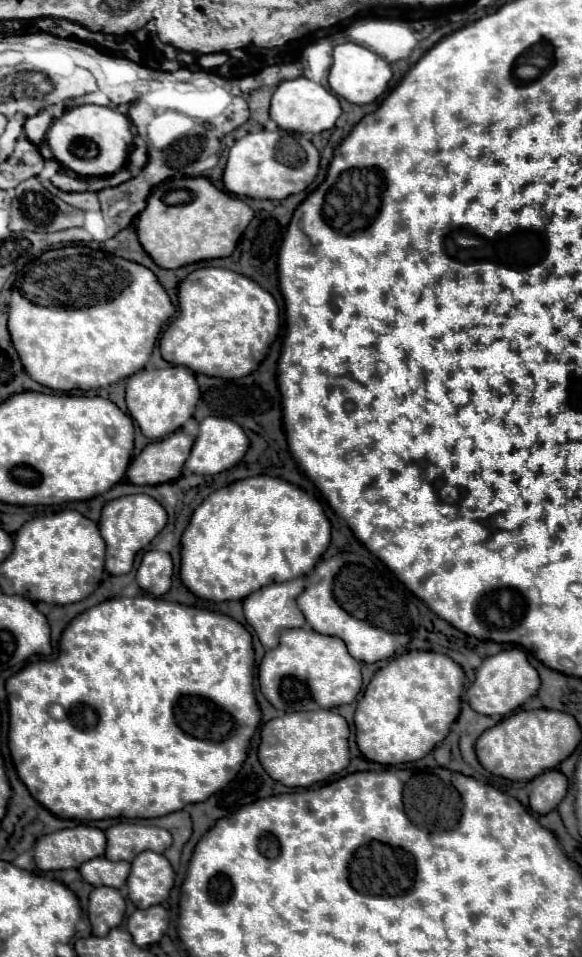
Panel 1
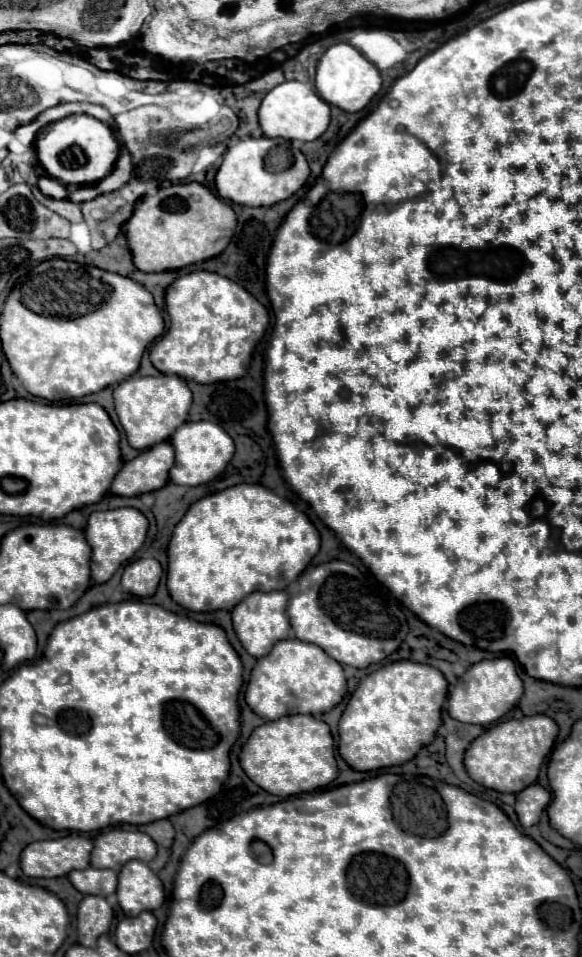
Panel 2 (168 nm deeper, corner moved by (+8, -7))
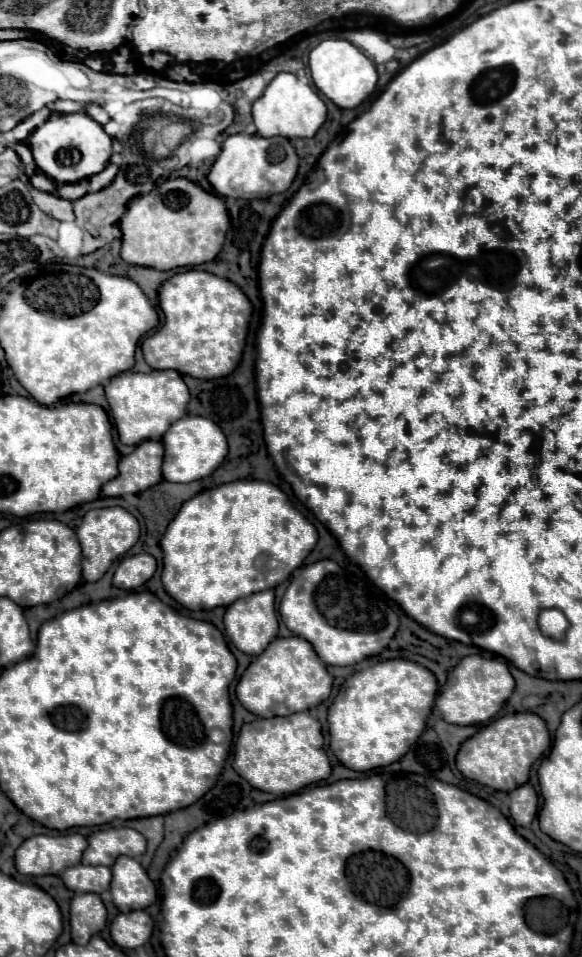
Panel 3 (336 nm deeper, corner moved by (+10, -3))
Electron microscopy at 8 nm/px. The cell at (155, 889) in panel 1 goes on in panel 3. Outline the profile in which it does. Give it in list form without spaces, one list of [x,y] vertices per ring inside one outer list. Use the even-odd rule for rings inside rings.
[[[122,856],[114,862],[110,892],[120,912],[148,908],[156,900],[156,888],[146,870],[128,856]]]

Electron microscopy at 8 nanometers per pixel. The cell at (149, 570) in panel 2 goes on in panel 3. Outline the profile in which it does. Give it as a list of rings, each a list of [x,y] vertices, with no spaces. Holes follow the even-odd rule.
[[[142,552],[142,554],[134,554],[134,556],[126,556],[122,558],[122,562],[118,564],[112,584],[116,588],[124,588],[124,590],[134,590],[142,584],[146,584],[152,574],[156,572],[156,560],[154,556]]]

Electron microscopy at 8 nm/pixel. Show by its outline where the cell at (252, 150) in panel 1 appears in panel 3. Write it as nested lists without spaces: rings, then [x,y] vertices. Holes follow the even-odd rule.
[[[234,134],[224,140],[222,152],[208,174],[208,182],[214,186],[219,196],[252,200],[252,198],[268,198],[272,194],[288,190],[296,172],[298,172],[298,156],[288,138]]]

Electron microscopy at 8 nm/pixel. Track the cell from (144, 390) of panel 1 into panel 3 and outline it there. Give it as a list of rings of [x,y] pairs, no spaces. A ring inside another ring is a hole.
[[[154,370],[150,374],[122,372],[106,384],[106,398],[122,444],[140,444],[142,440],[160,440],[172,422],[186,414],[190,392],[176,370]]]

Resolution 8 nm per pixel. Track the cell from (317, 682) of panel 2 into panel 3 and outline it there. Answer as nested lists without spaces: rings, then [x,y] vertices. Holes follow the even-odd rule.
[[[292,636],[276,638],[274,642],[270,642],[270,646],[246,668],[236,686],[236,698],[252,714],[262,718],[274,718],[310,710],[326,700],[330,696],[330,690],[332,676],[314,654],[314,648],[304,638]]]

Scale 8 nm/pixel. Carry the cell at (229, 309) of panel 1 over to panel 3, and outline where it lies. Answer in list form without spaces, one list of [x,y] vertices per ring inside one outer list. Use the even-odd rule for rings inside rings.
[[[202,270],[180,272],[160,286],[160,308],[164,312],[164,324],[142,342],[142,354],[148,366],[154,370],[176,370],[202,380],[222,378],[238,366],[252,316],[252,304],[236,284]]]

